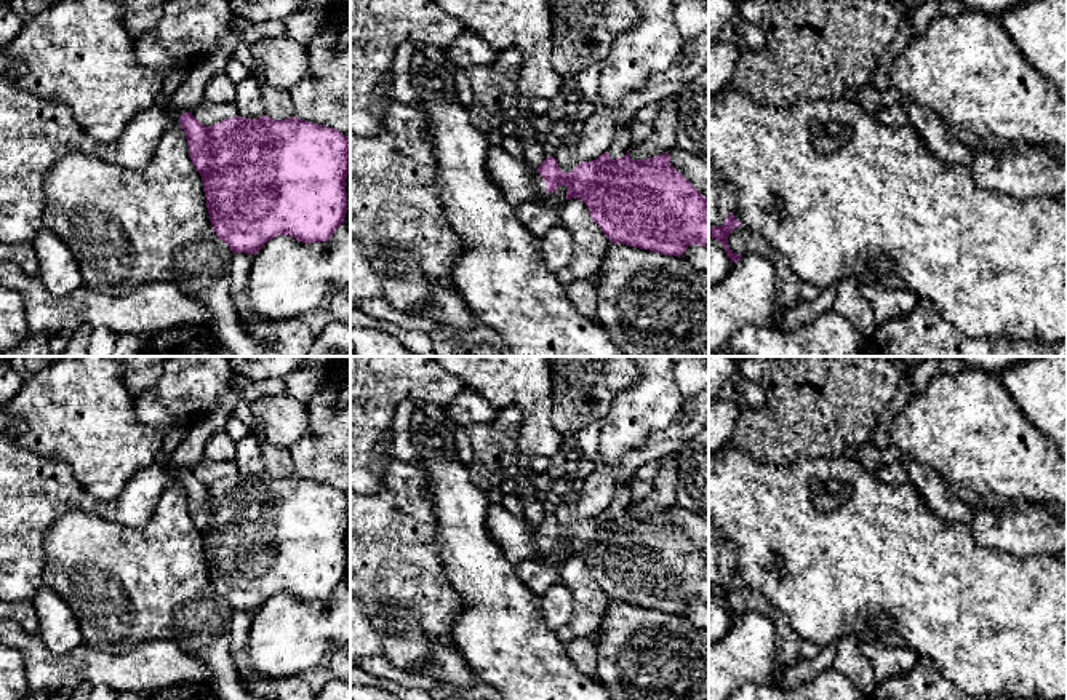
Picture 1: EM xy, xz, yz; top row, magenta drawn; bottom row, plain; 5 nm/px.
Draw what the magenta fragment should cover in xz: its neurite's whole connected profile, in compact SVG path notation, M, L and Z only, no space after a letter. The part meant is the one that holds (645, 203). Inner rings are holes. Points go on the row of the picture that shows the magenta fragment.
M490 145L488 168L493 182L506 200L520 206L539 193L568 187L566 200L581 198L611 243L649 249L667 256L681 256L691 245L709 249L709 201L670 165L669 152L648 160L624 157L611 160L608 150L597 160L579 163L571 173L558 168L553 157L547 157L537 169L531 169L522 158L515 158L501 145Z

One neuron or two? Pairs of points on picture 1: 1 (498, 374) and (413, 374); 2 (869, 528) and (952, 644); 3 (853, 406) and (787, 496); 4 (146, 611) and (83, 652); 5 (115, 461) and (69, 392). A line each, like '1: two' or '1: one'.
1: two
2: one
3: two
4: two
5: one

